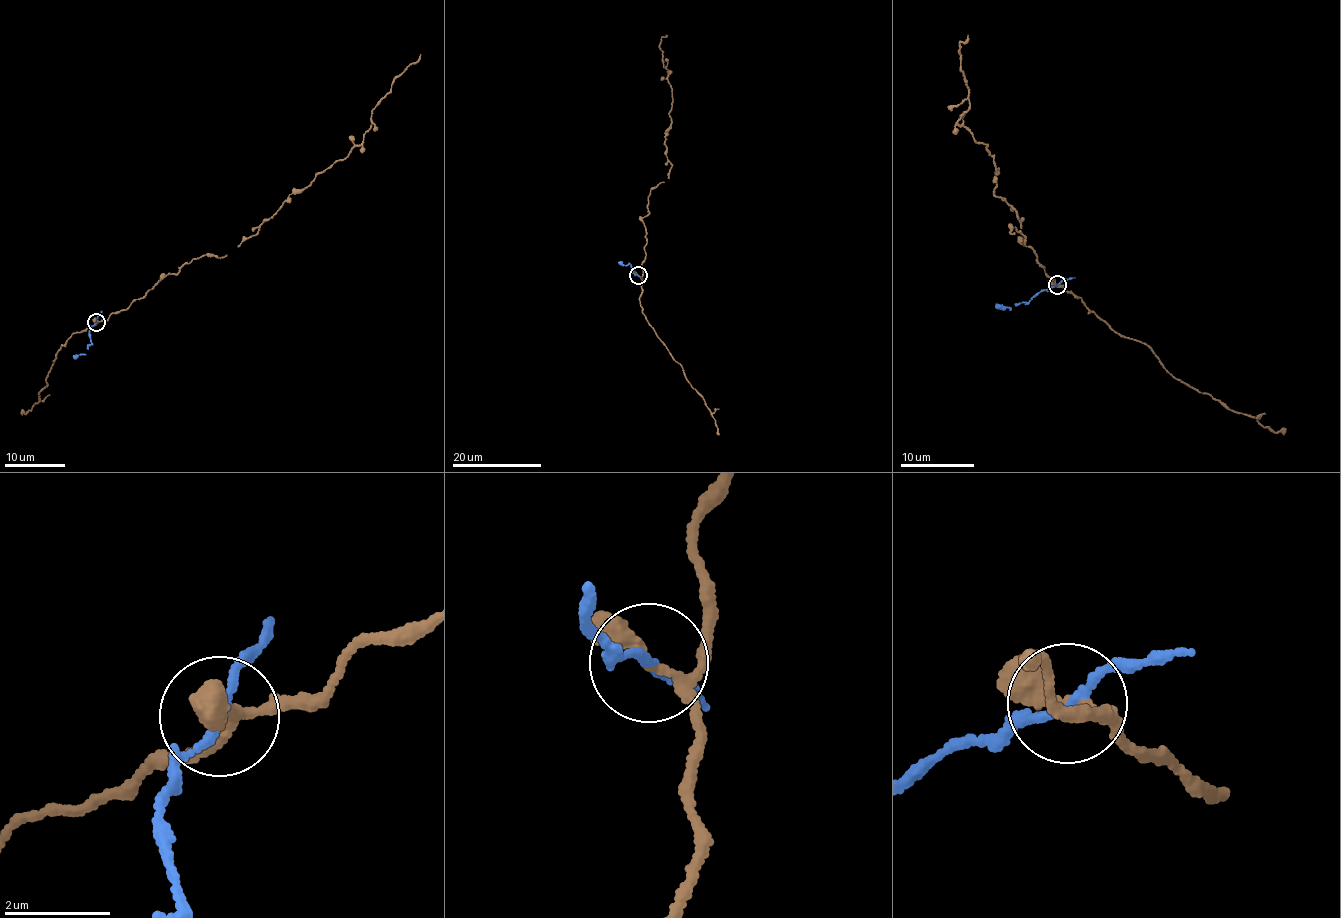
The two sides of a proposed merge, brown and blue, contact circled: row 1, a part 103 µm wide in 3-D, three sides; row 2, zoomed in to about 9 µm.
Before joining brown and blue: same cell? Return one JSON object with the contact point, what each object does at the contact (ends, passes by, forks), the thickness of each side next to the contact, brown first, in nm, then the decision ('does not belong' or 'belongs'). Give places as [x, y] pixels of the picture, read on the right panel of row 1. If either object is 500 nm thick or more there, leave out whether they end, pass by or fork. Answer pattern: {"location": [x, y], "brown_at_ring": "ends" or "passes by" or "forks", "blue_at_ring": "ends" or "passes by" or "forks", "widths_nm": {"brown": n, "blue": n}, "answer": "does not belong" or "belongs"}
{"location": [1057, 285], "brown_at_ring": "forks", "blue_at_ring": "passes by", "widths_nm": {"brown": 200, "blue": 140}, "answer": "does not belong"}

